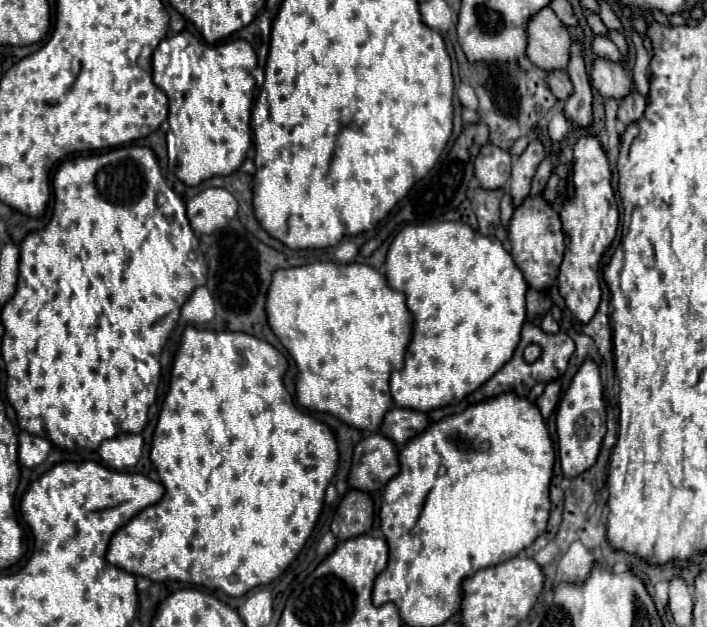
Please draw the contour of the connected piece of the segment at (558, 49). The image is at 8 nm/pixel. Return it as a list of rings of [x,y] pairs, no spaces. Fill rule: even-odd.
[[[544,8],[530,18],[526,56],[538,68],[546,72],[552,72],[554,68],[566,70],[566,64],[570,62],[570,46],[572,36],[552,8]]]

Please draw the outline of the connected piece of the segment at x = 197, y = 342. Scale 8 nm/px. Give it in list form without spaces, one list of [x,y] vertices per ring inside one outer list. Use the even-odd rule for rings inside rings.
[[[188,326],[182,334],[182,346],[176,354],[174,366],[172,366],[172,380],[170,380],[170,392],[162,404],[160,418],[154,430],[152,440],[152,452],[150,458],[160,474],[160,480],[166,488],[164,498],[144,508],[140,514],[136,514],[126,526],[122,526],[110,540],[106,560],[122,568],[134,576],[150,578],[152,582],[188,582],[194,586],[204,586],[208,590],[220,588],[228,596],[244,596],[246,592],[256,586],[266,586],[272,580],[276,580],[298,556],[302,546],[306,544],[308,536],[314,530],[314,524],[320,516],[322,504],[324,504],[324,492],[328,484],[332,482],[336,468],[338,468],[338,448],[334,434],[330,428],[312,416],[300,412],[292,400],[290,394],[274,392],[274,388],[286,388],[284,386],[284,374],[288,370],[288,360],[266,340],[260,340],[250,334],[242,332],[210,332],[210,330],[196,330],[194,326]]]

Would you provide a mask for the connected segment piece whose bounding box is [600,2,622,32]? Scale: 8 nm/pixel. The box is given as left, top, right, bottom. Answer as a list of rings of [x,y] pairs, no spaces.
[[[600,2],[600,18],[602,18],[602,22],[606,24],[606,28],[622,32],[622,24],[620,24],[620,20],[614,16],[614,12],[610,10],[610,6],[608,6],[606,2]]]

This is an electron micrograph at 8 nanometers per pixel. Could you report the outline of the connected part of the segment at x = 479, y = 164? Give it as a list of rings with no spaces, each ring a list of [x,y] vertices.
[[[486,144],[474,162],[474,174],[482,188],[504,188],[504,184],[510,180],[510,172],[510,154],[502,152],[494,144]]]

